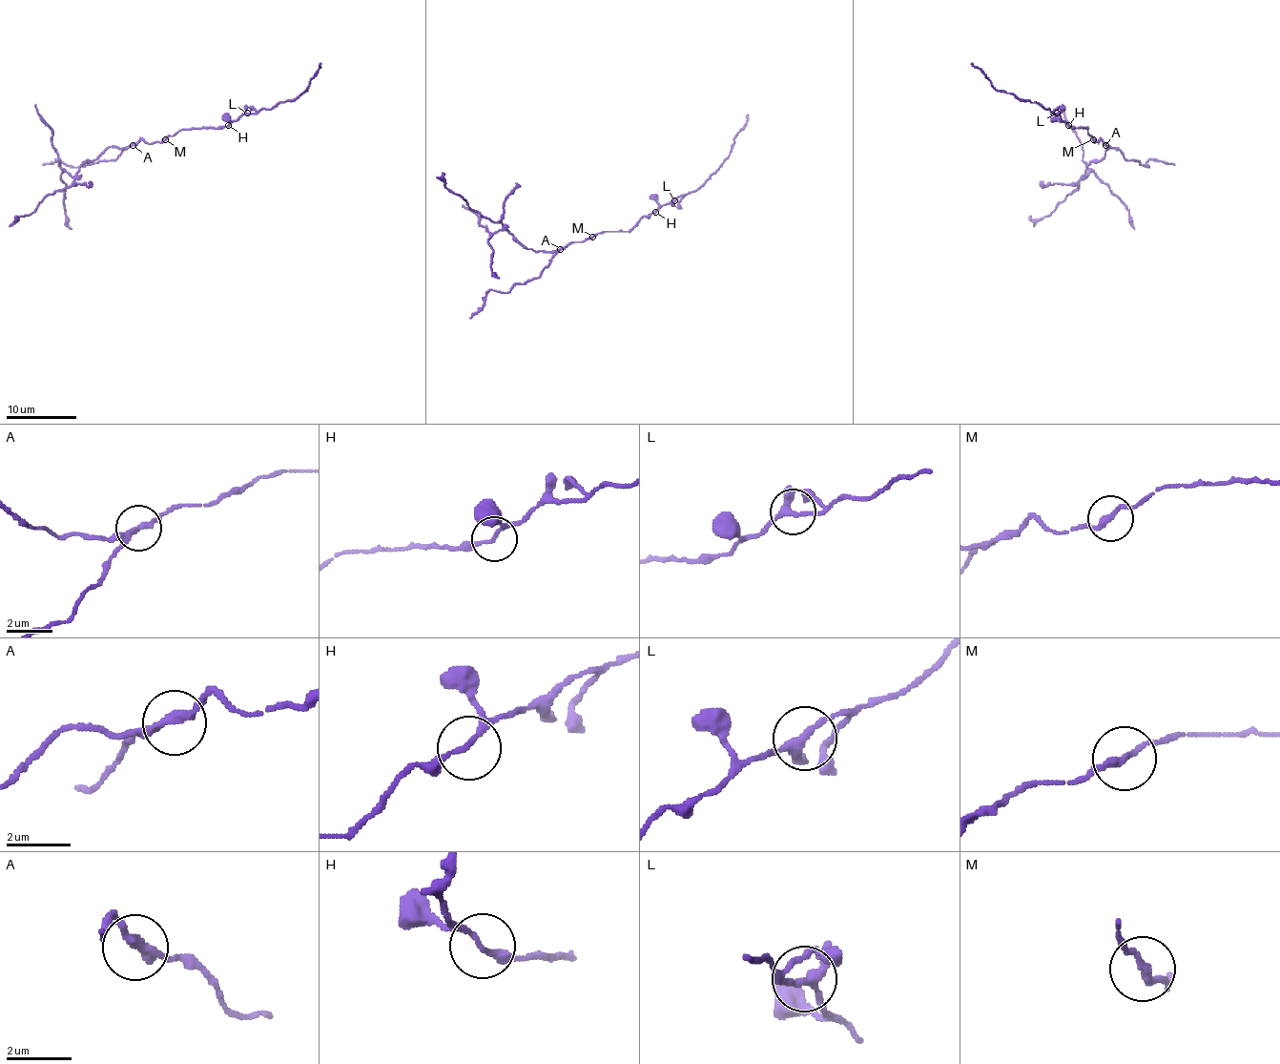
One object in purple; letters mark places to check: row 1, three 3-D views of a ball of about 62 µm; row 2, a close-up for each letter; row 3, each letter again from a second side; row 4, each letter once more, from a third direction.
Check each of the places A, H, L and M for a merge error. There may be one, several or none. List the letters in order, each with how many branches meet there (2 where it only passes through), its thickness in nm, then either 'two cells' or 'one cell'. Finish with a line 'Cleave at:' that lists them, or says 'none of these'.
A: 2 | 240 nm | two cells
H: 2 | 140 nm | one cell
L: 3 | 240 nm | one cell
M: 2 | 220 nm | one cell
Cleave at: A

